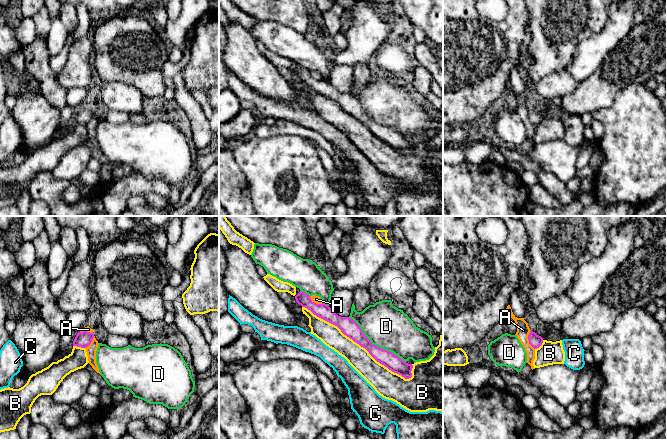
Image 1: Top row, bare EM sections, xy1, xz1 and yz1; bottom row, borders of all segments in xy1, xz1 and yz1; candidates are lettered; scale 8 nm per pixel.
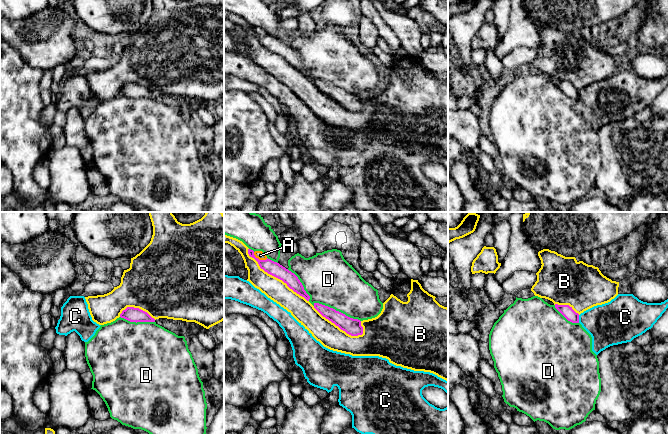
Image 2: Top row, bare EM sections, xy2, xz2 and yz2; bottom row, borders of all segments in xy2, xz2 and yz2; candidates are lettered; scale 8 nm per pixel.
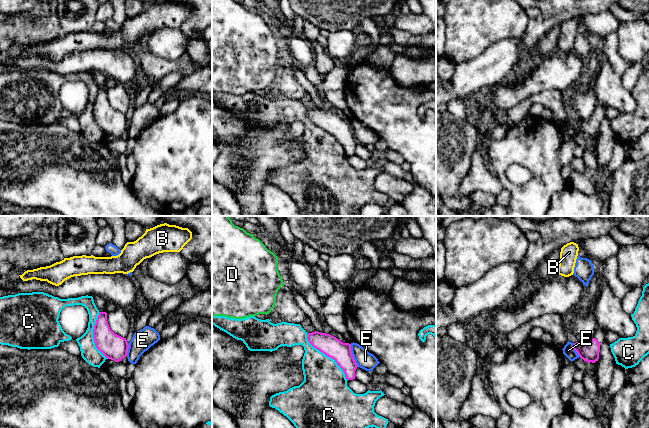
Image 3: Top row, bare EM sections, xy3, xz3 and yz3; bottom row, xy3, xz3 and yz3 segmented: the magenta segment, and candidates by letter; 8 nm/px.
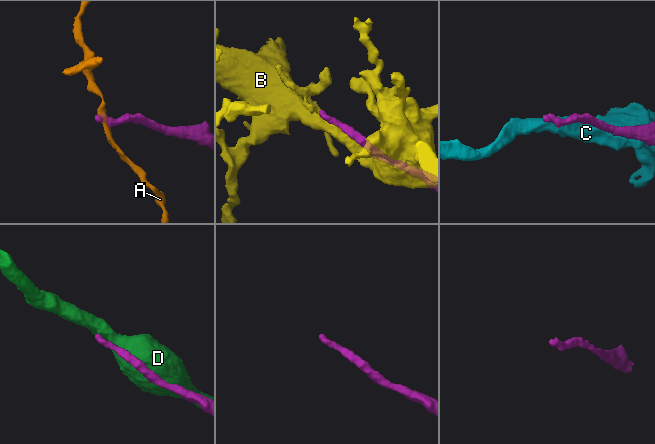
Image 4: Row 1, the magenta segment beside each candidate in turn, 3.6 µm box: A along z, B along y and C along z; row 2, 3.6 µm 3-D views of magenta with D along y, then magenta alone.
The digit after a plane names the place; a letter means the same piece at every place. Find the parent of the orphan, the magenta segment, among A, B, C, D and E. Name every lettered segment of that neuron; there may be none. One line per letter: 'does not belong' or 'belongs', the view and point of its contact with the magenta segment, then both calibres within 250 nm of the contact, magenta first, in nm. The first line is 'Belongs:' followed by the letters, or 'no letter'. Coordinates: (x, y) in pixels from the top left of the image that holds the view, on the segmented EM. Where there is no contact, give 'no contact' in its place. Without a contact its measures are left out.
Belongs: no letter
A: does not belong | yz1 (528, 339) | 100/110 nm
B: does not belong | xz1 (357, 343) | 140/180 nm
C: does not belong | xz3 (327, 355) | 160/360 nm
D: does not belong | xz1 (374, 345) | 140/340 nm
E: does not belong | xz3 (352, 355) | 160/140 nm

